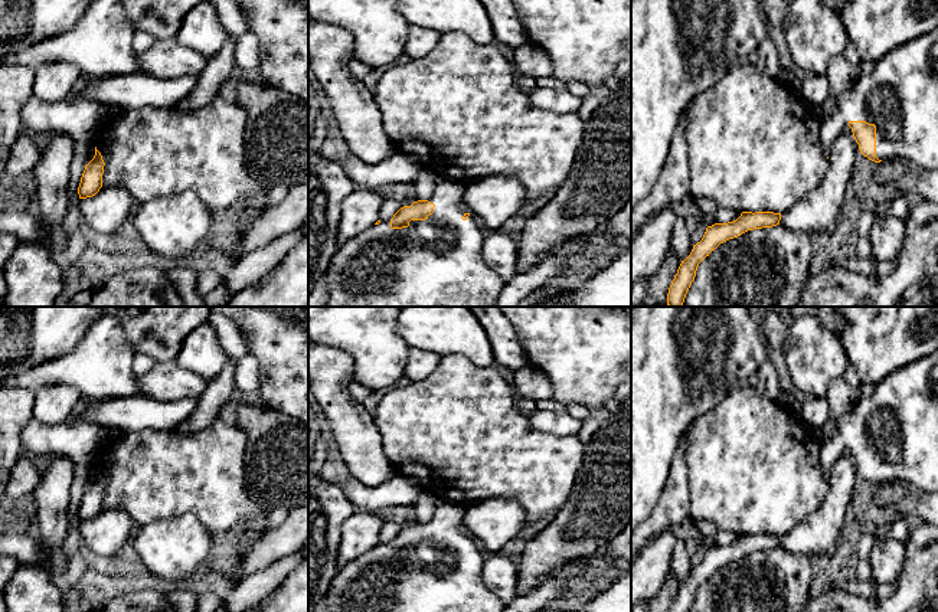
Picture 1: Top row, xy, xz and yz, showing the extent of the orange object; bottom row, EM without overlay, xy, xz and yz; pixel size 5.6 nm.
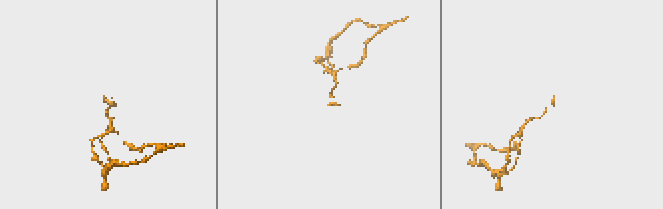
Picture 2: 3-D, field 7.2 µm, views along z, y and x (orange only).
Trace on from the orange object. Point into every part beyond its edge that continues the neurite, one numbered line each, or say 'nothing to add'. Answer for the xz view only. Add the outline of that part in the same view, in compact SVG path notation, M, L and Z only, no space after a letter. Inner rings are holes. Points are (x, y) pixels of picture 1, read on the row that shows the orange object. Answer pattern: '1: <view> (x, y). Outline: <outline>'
1: xz (435, 262). Outline: M437 179L432 196L434 213L425 220L411 220L408 228L392 229L390 220L367 228L339 246L323 281L329 288L324 307L494 307L506 279L497 275L484 261L483 242L486 233L470 215L463 220L461 210L467 183Z

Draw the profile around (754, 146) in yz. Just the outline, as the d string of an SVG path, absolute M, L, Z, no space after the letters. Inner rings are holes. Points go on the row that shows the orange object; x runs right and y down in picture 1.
M751 60L733 66L715 86L699 94L687 105L686 112L693 199L712 199L719 207L741 213L782 213L811 193L824 179L828 158L824 156L820 138L823 124L820 111L798 92L761 72Z

